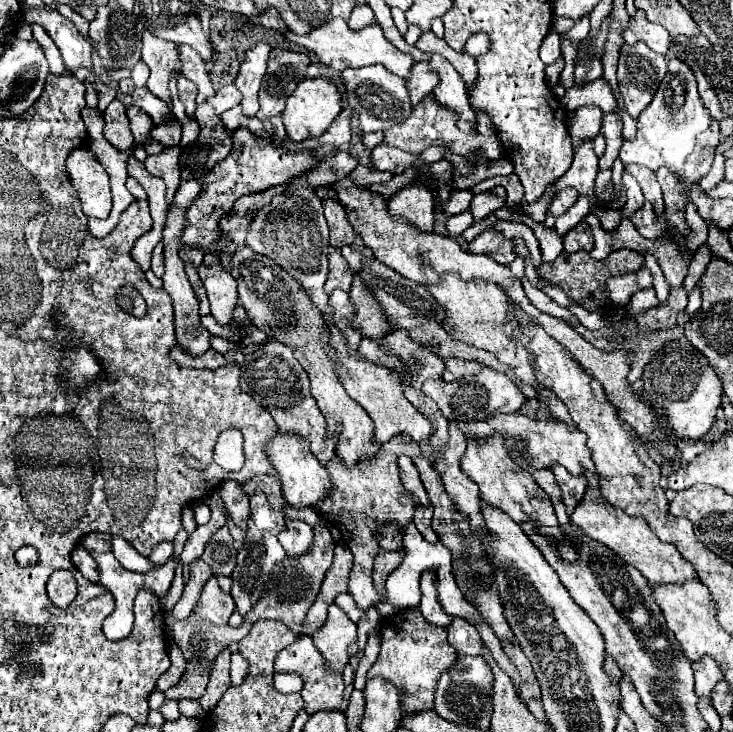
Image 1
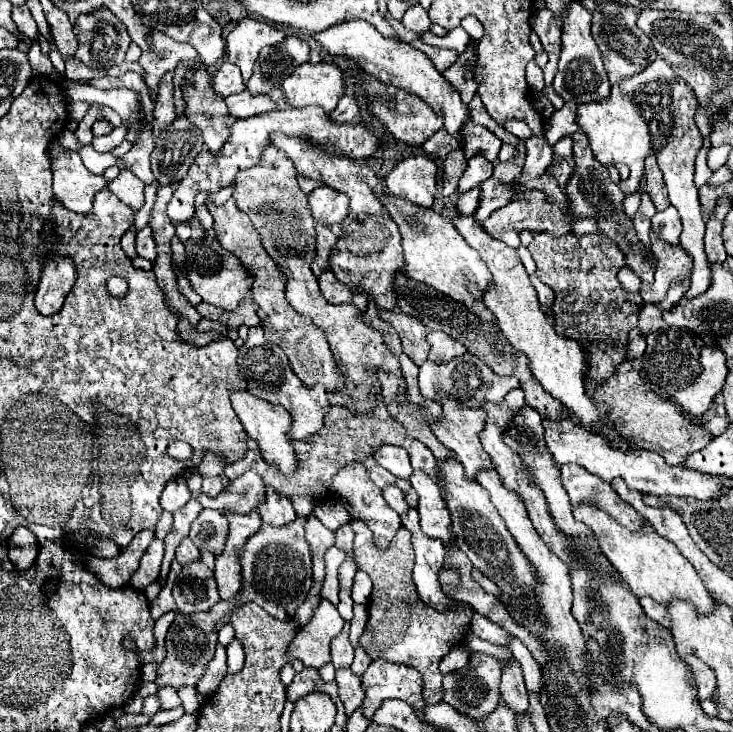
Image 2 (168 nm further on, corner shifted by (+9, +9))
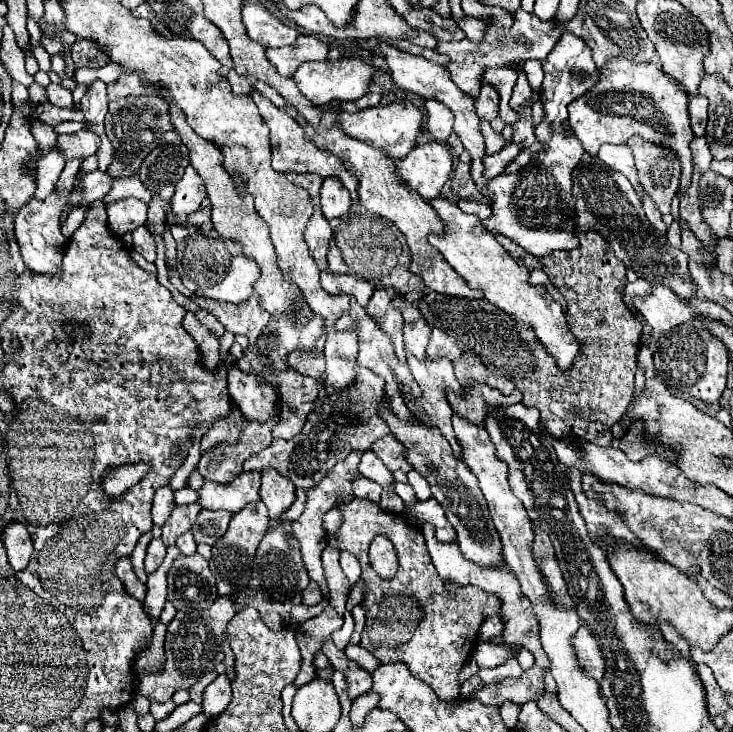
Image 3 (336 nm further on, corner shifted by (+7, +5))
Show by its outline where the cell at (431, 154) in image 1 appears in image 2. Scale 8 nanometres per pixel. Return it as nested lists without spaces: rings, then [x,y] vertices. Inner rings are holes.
[[[467,121],[461,127],[461,139],[463,139],[461,149],[465,153],[465,159],[471,159],[479,151],[483,151],[483,157],[487,157],[489,161],[495,161],[501,145],[503,145],[503,141],[495,133],[491,133],[489,129],[485,129],[481,125],[475,125],[473,121]]]

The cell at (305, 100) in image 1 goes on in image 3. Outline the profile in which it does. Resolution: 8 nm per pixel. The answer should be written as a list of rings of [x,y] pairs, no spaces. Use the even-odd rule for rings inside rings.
[[[327,59],[327,61],[309,61],[309,63],[303,63],[293,79],[299,87],[299,91],[309,99],[313,101],[315,105],[327,105],[335,99],[339,101],[357,101],[359,97],[363,97],[367,93],[367,87],[373,79],[373,73],[377,71],[377,67],[371,63],[371,61],[363,61],[363,59]]]

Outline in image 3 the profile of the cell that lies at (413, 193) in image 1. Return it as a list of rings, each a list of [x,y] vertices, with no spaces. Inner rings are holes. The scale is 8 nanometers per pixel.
[[[429,141],[415,147],[405,159],[397,161],[399,175],[421,193],[425,201],[435,199],[449,179],[453,155],[445,143]]]

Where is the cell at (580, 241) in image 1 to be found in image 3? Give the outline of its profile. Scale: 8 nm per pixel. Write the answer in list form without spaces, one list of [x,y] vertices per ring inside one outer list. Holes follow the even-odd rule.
[[[635,135],[629,141],[629,149],[635,155],[635,167],[643,189],[651,195],[661,213],[671,213],[671,201],[677,195],[681,177],[681,161],[667,147],[643,143],[643,139]]]

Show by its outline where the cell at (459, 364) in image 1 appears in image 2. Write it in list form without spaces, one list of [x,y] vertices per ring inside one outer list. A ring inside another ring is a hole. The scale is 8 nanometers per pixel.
[[[441,331],[429,333],[429,335],[427,335],[427,341],[431,343],[429,361],[433,361],[433,363],[443,363],[443,361],[449,361],[449,359],[453,359],[453,357],[465,353],[463,343],[451,339],[449,335],[445,335],[445,333],[441,333]]]

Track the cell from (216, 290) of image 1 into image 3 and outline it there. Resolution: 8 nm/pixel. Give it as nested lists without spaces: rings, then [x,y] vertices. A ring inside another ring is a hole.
[[[189,227],[189,235],[177,243],[177,271],[181,275],[183,285],[191,293],[199,293],[203,297],[229,301],[229,303],[243,303],[253,293],[253,283],[259,277],[259,267],[253,259],[245,257],[241,243],[221,239],[217,231],[199,231],[197,227]]]

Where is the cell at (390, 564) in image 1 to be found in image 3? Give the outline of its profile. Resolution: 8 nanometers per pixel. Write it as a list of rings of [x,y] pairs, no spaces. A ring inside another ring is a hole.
[[[353,499],[337,509],[341,511],[343,523],[335,535],[329,535],[329,545],[353,553],[361,563],[361,579],[365,581],[361,607],[365,609],[367,621],[361,633],[361,647],[373,653],[381,663],[403,661],[441,701],[457,699],[461,687],[457,679],[459,669],[469,661],[477,645],[481,623],[491,615],[499,615],[501,601],[479,587],[447,591],[429,559],[421,529],[413,527],[403,513],[387,513],[377,503],[365,499]],[[379,533],[391,539],[399,555],[399,571],[389,581],[381,579],[367,559],[371,539]]]

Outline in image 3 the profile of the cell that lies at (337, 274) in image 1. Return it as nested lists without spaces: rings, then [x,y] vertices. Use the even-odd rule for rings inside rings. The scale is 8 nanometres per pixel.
[[[315,205],[313,207],[313,215],[307,223],[307,231],[305,231],[305,241],[309,245],[309,251],[315,259],[315,263],[319,265],[321,271],[327,269],[327,251],[329,251],[329,241],[331,241],[331,227],[329,221],[323,217],[321,207]]]

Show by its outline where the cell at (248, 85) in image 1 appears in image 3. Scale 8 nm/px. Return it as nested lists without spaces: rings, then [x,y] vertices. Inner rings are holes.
[[[243,7],[243,23],[253,41],[265,47],[285,47],[299,35],[297,29],[281,23],[267,7]]]

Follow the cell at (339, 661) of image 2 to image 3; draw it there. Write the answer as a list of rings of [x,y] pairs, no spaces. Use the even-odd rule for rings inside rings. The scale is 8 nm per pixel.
[[[347,611],[343,619],[345,619],[343,627],[331,635],[333,643],[335,643],[339,649],[345,649],[345,647],[349,645],[349,639],[351,639],[351,633],[353,633],[353,617],[351,617],[351,613]]]

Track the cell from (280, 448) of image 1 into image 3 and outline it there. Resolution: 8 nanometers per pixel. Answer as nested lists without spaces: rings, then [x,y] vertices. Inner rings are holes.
[[[237,363],[227,367],[227,389],[245,419],[265,423],[279,413],[277,391],[257,373],[245,373]]]

